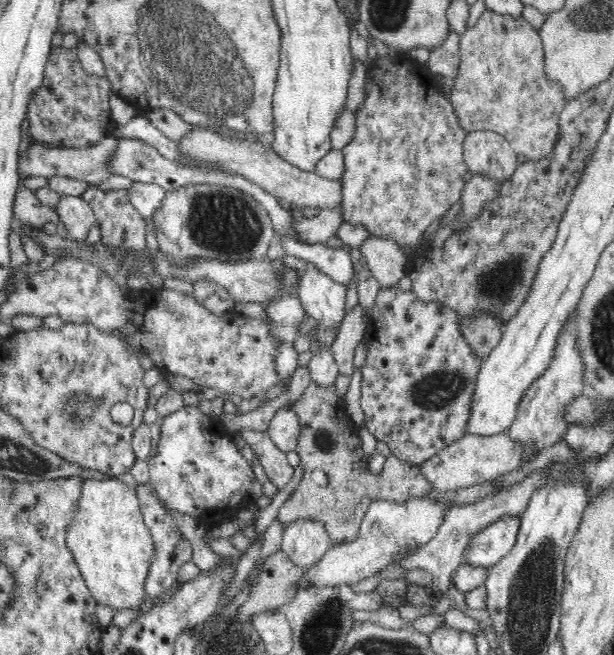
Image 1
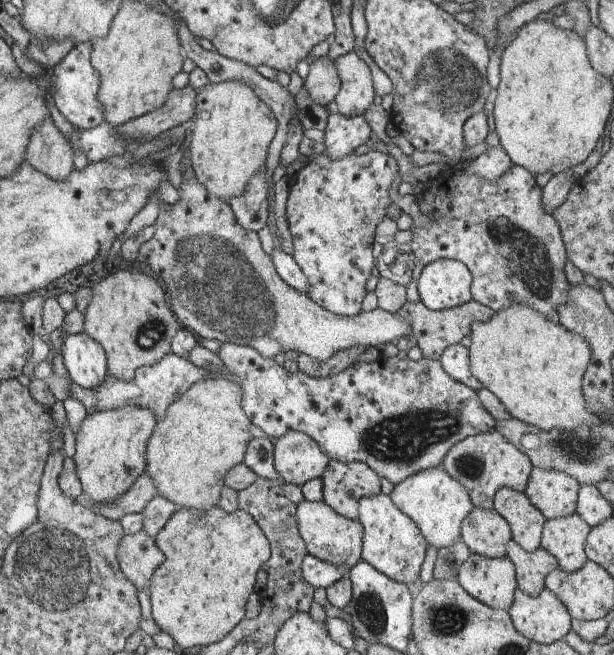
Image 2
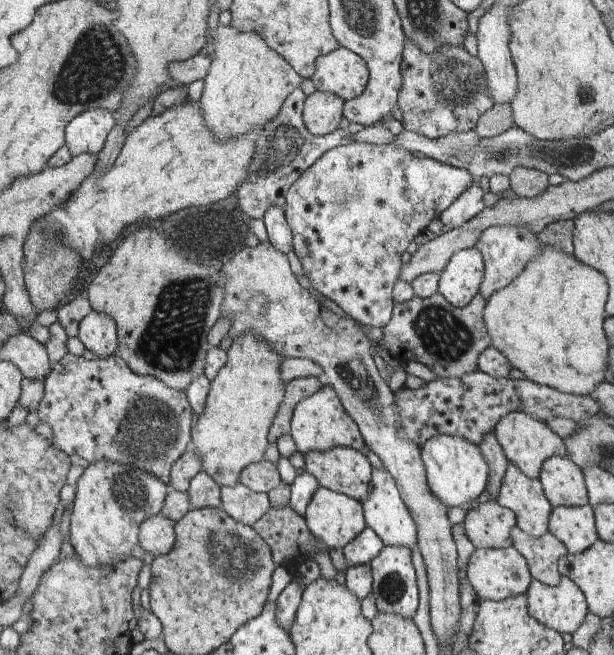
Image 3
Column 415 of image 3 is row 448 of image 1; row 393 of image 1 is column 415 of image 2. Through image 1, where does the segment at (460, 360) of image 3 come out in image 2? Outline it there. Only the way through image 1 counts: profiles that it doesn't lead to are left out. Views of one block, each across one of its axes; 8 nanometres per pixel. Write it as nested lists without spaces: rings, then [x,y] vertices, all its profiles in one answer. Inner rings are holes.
[[[472,298],[467,303],[461,304],[461,306],[441,311],[433,311],[418,300],[416,302],[406,302],[395,313],[395,316],[407,320],[410,330],[408,334],[415,337],[416,346],[420,348],[422,357],[426,359],[438,359],[445,348],[459,344],[463,337],[471,334],[472,323],[485,322],[485,320],[489,320],[493,316],[494,312],[492,308],[479,304]]]

